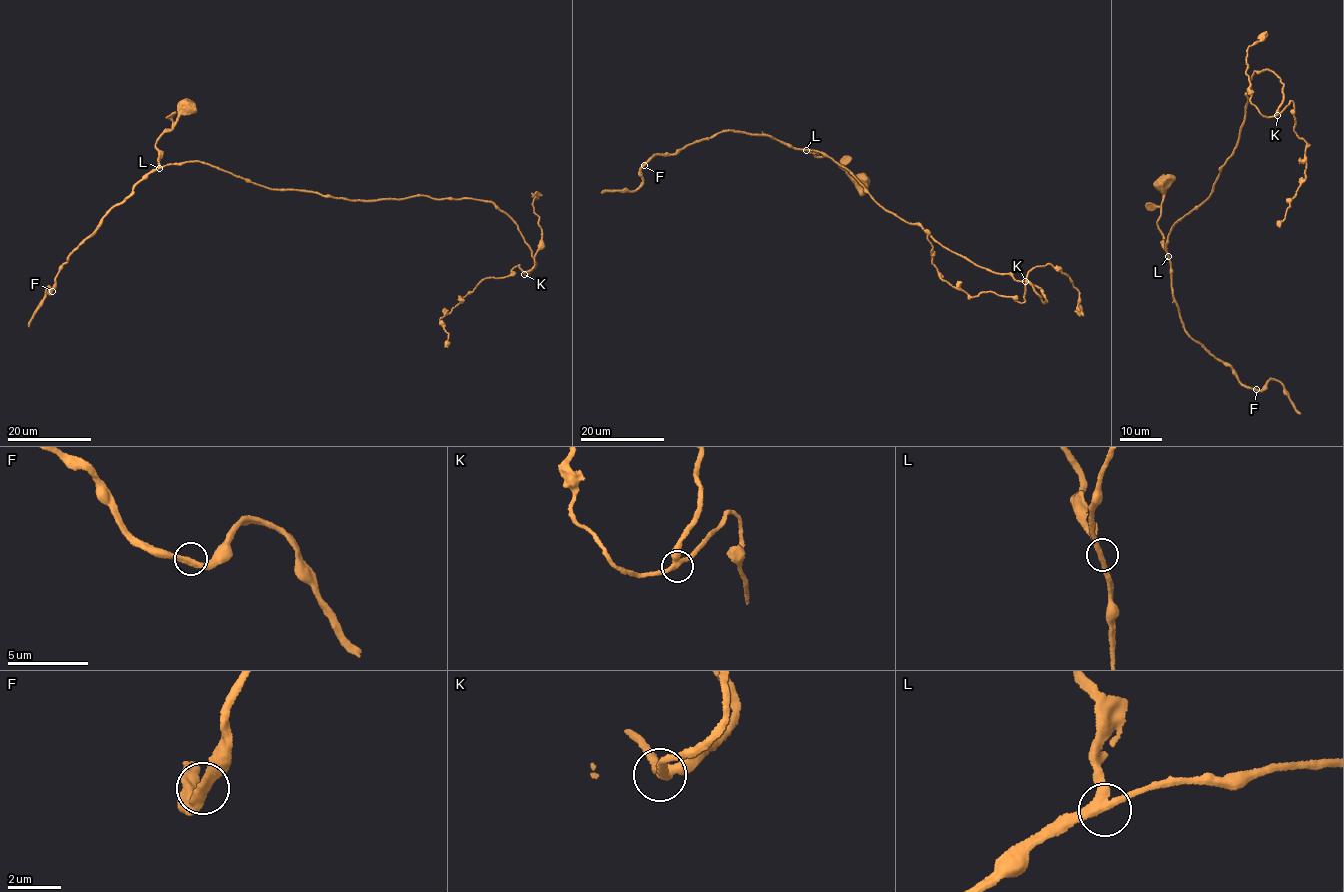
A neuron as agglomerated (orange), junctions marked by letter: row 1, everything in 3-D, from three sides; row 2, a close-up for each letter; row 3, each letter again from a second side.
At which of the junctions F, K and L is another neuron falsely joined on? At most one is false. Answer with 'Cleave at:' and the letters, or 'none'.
Cleave at: none

